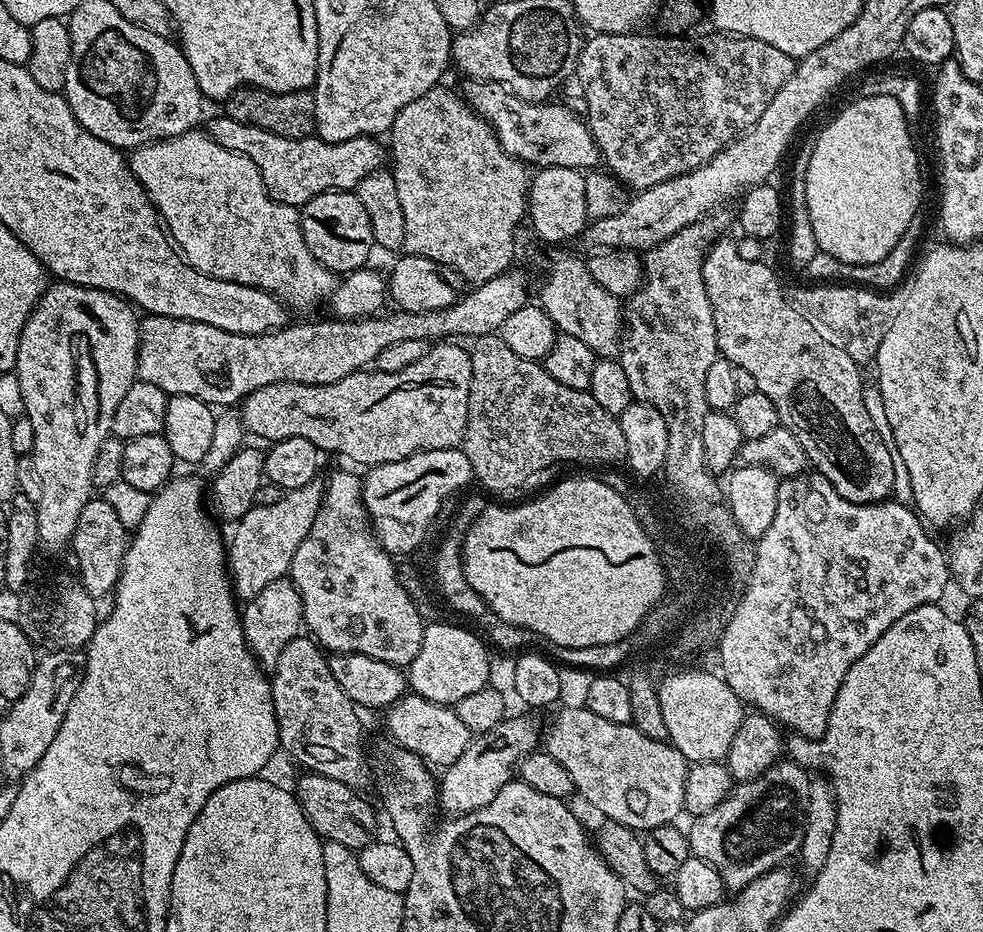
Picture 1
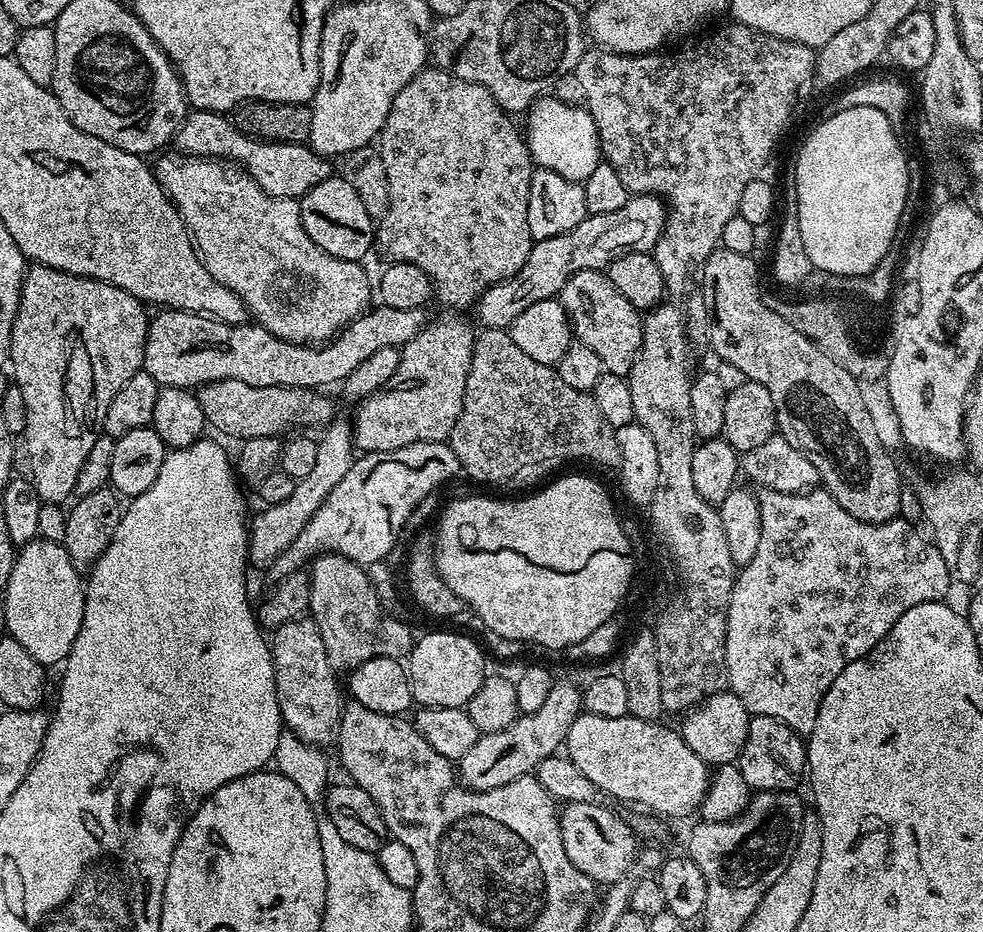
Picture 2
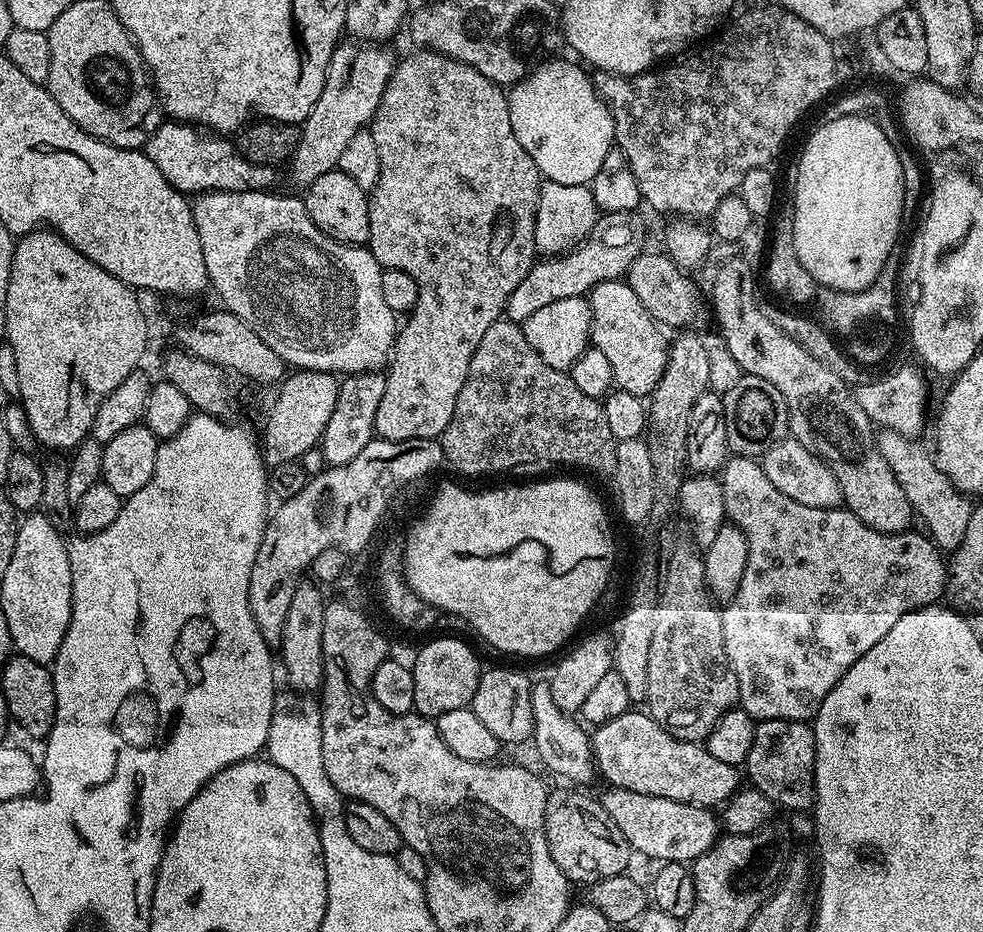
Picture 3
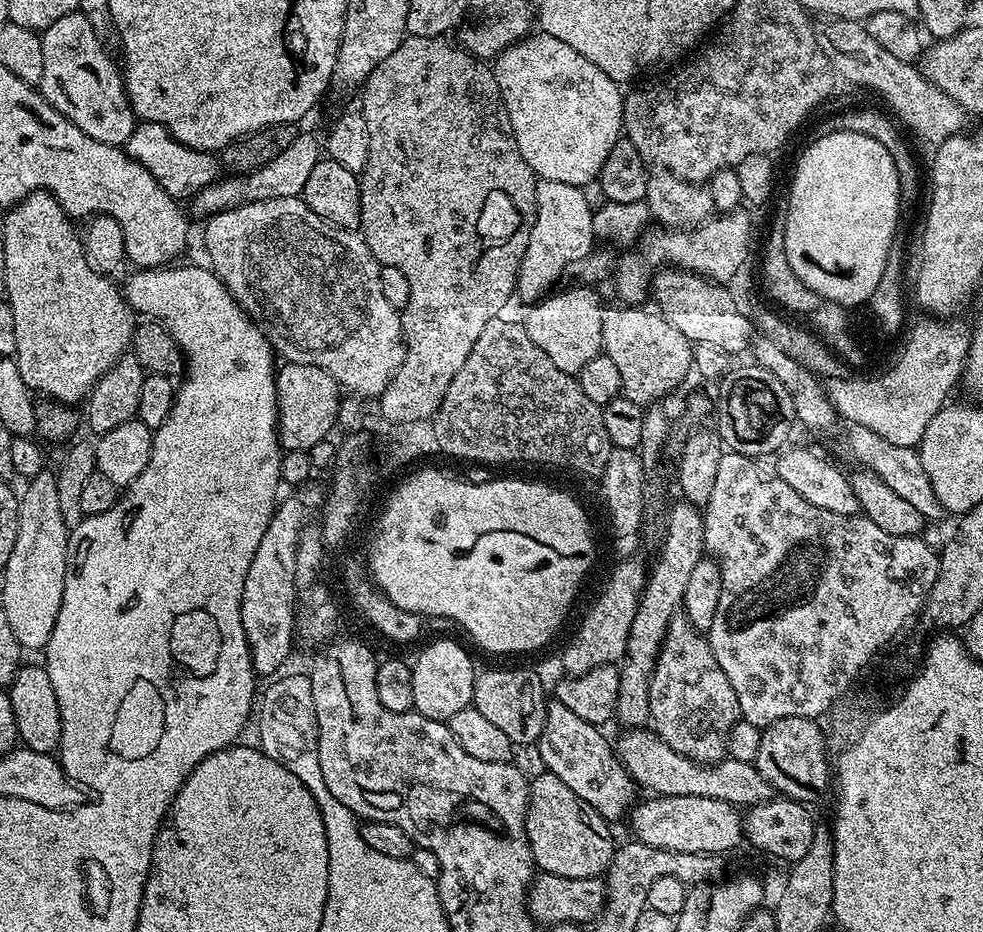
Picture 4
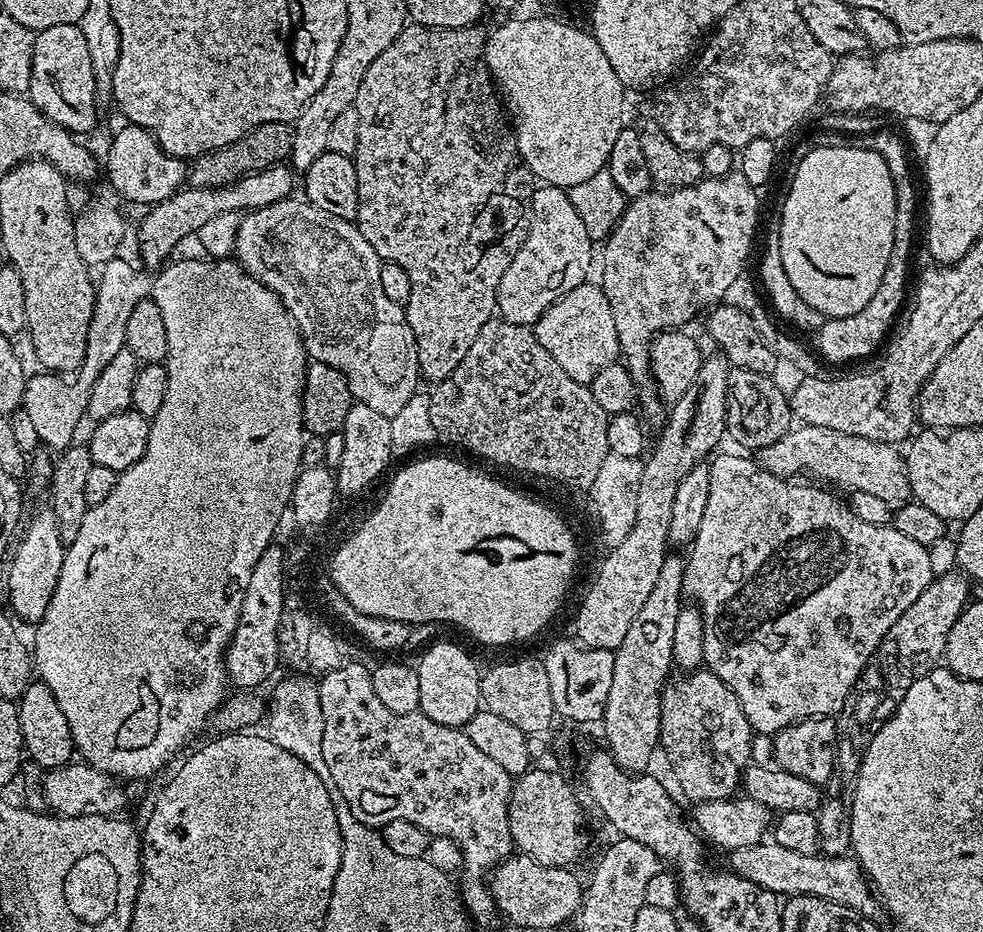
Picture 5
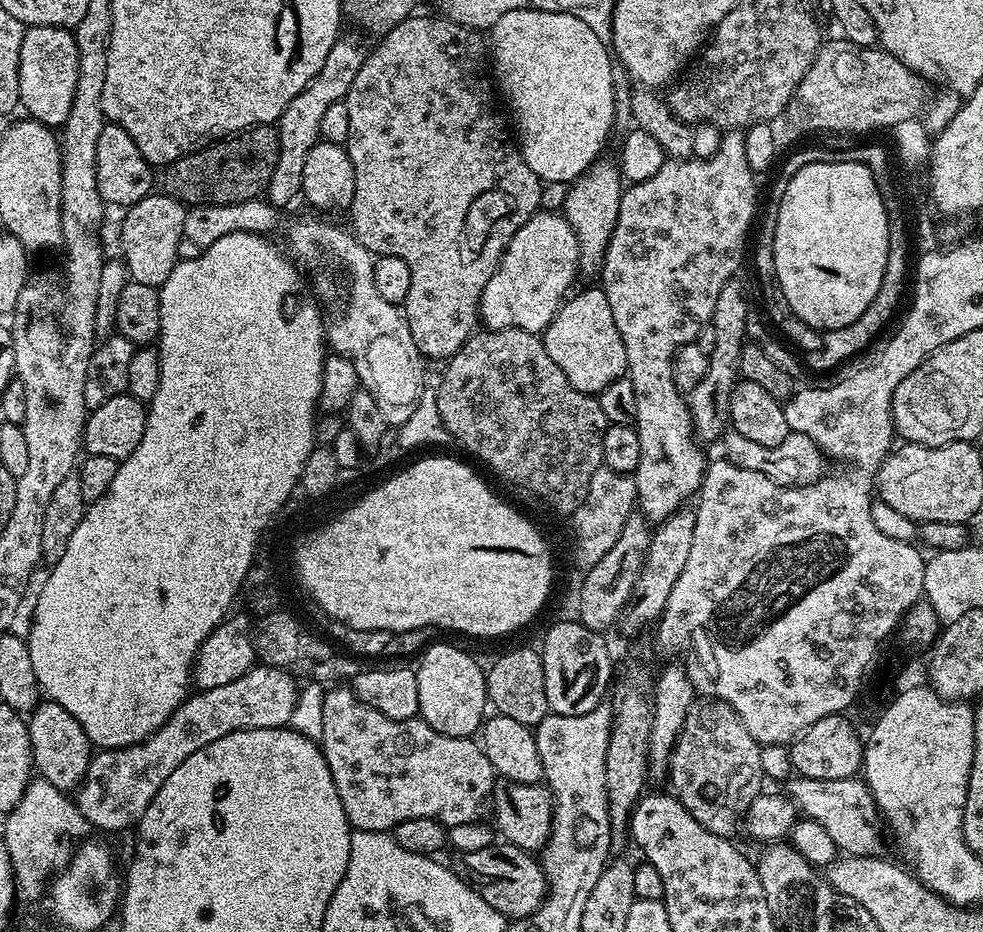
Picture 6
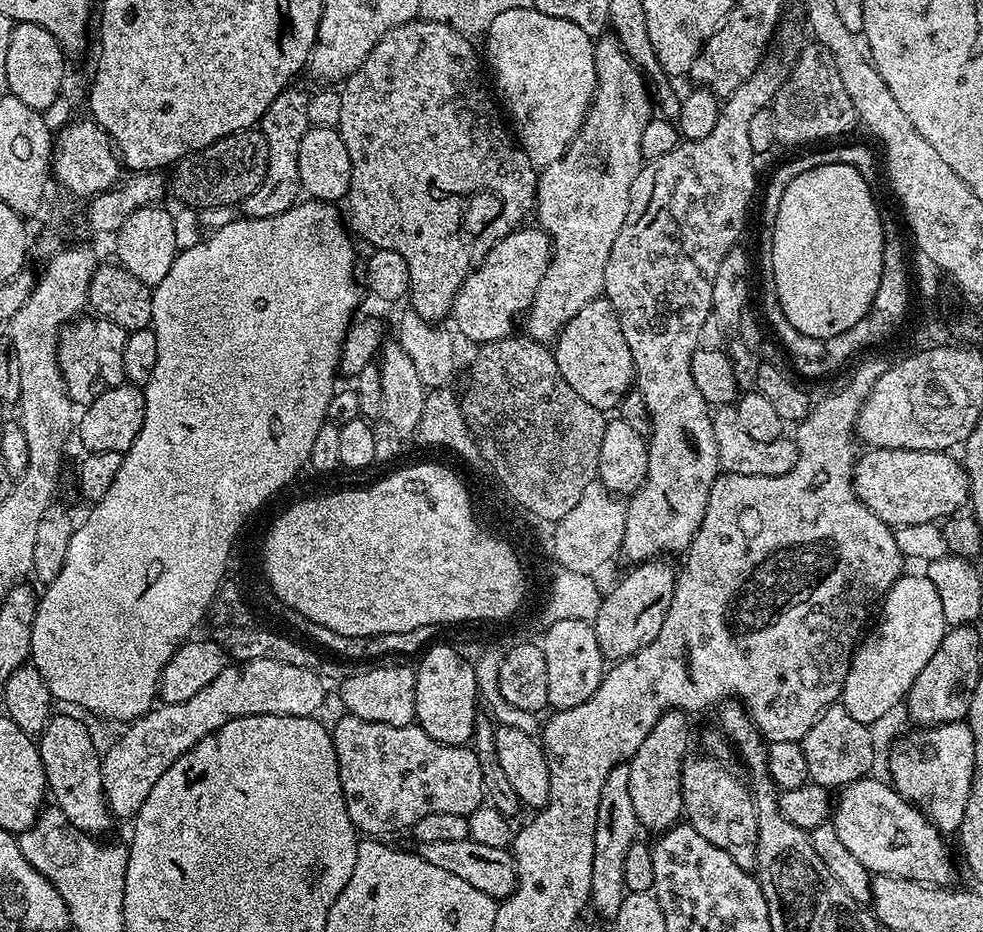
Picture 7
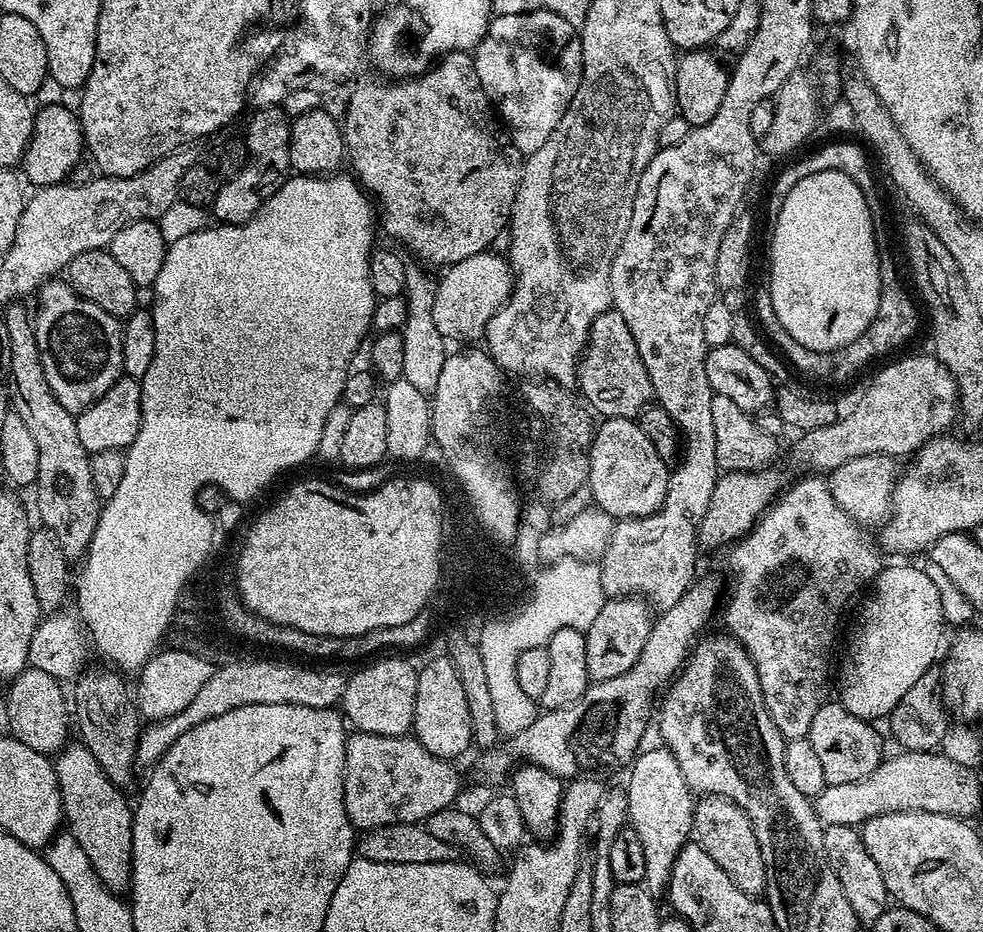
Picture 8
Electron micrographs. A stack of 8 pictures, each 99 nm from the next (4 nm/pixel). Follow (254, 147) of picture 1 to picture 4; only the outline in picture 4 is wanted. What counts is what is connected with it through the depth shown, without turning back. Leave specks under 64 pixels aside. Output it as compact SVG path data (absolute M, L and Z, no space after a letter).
M140 120L130 134L126 151L129 159L145 167L154 176L166 194L181 202L191 201L192 197L206 190L206 186L216 183L222 176L221 161L213 153L199 152L178 142L168 133L166 126L158 126L158 122Z

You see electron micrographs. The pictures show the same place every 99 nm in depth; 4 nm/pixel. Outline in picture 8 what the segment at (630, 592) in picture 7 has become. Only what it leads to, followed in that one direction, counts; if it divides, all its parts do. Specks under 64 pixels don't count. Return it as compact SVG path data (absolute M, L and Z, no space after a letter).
M621 596L605 599L602 610L584 632L586 638L586 670L589 681L618 678L636 664L642 646L652 629L654 612L643 599L635 596Z

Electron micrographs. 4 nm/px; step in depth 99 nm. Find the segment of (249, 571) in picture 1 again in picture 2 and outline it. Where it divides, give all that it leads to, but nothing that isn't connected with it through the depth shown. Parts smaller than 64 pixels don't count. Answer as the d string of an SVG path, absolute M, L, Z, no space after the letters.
M339 418L333 419L331 423L323 429L324 432L318 436L316 445L318 446L318 459L314 461L314 467L310 469L310 474L306 478L296 481L294 494L286 499L286 502L279 502L277 505L265 507L262 511L251 517L248 529L248 558L253 565L267 569L273 562L281 556L298 538L298 534L310 522L310 518L322 506L322 502L346 478L346 470L350 470L354 459L354 428Z

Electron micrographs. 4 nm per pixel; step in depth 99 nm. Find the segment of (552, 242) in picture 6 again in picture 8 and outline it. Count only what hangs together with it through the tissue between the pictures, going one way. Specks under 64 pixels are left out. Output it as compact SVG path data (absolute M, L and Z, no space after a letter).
M489 250L487 252L479 252L478 254L470 254L470 258L462 258L462 262L457 264L451 264L450 267L443 269L442 278L439 277L438 283L435 285L435 296L433 298L433 316L434 324L438 328L438 333L444 337L445 341L452 342L452 340L468 340L464 342L472 342L475 338L483 337L484 327L490 322L490 318L494 318L494 314L498 311L503 305L505 300L508 298L510 291L510 265L503 255L495 256L495 251Z

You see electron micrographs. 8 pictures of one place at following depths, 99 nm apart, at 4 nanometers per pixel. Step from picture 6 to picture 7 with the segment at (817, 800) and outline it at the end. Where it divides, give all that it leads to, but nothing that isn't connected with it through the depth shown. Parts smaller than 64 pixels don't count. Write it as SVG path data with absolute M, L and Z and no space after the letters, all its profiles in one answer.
M869 774L845 788L839 789L840 801L835 801L830 823L838 830L840 839L854 853L854 858L866 866L866 870L877 876L897 876L902 880L917 880L929 886L948 886L952 882L952 856L944 845L945 837L939 828L919 808L902 799L891 783L875 780Z

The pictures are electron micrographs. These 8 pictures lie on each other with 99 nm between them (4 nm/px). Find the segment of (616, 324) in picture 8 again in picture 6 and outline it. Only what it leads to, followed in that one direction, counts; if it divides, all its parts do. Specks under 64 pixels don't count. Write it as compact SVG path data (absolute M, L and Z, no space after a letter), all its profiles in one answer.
M603 287L584 288L577 296L569 295L544 329L542 339L546 354L554 358L558 370L566 374L574 390L598 394L610 386L610 382L625 379L626 346L622 346L622 334L618 334L618 326L614 326L614 314L610 314L610 302L606 302Z

